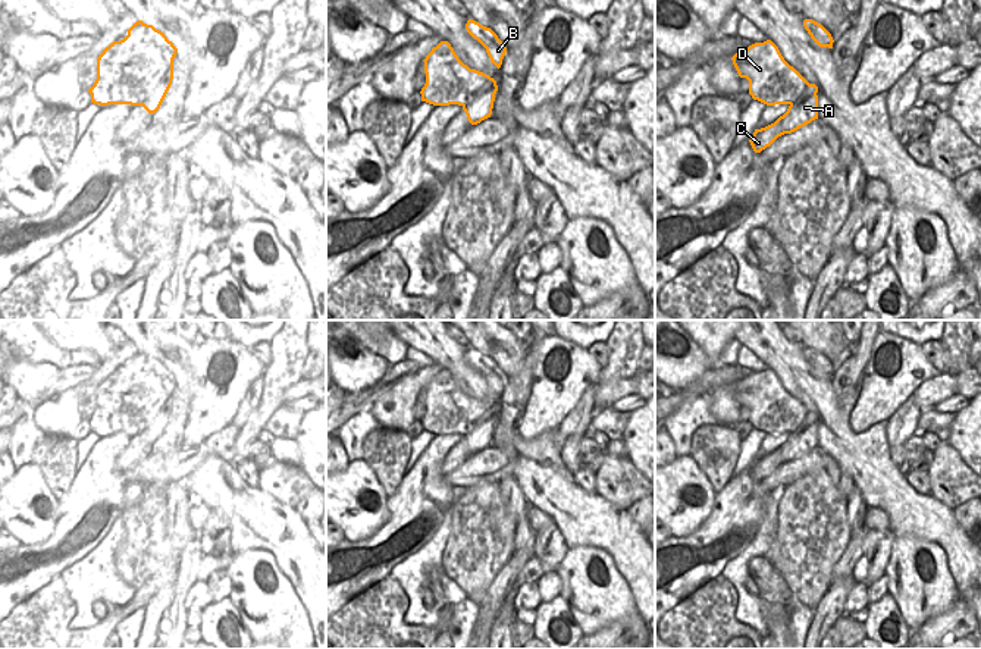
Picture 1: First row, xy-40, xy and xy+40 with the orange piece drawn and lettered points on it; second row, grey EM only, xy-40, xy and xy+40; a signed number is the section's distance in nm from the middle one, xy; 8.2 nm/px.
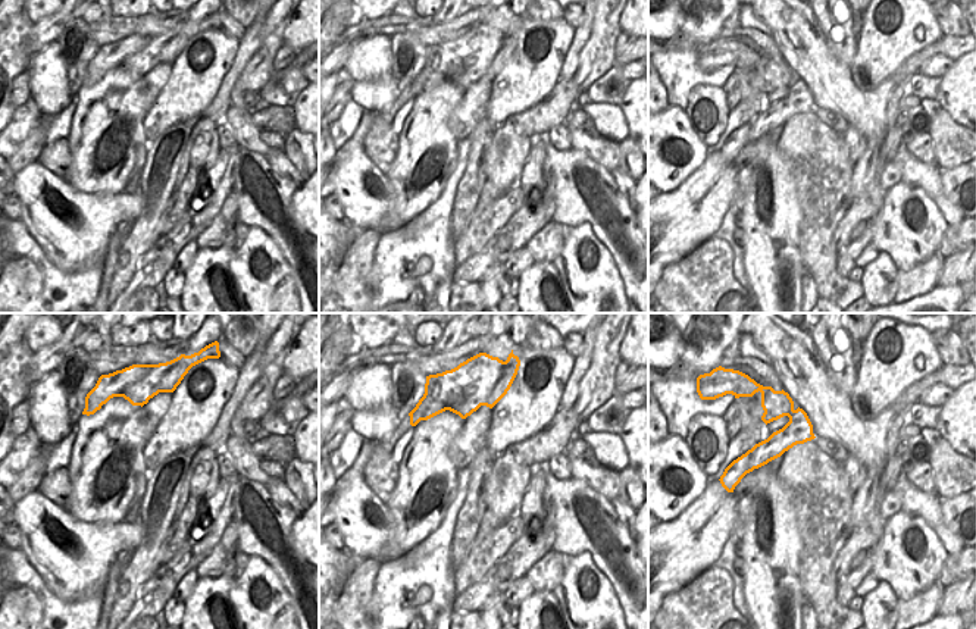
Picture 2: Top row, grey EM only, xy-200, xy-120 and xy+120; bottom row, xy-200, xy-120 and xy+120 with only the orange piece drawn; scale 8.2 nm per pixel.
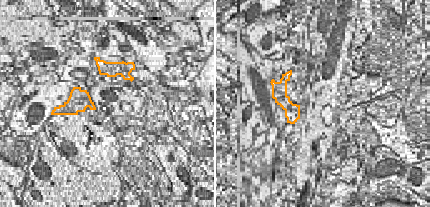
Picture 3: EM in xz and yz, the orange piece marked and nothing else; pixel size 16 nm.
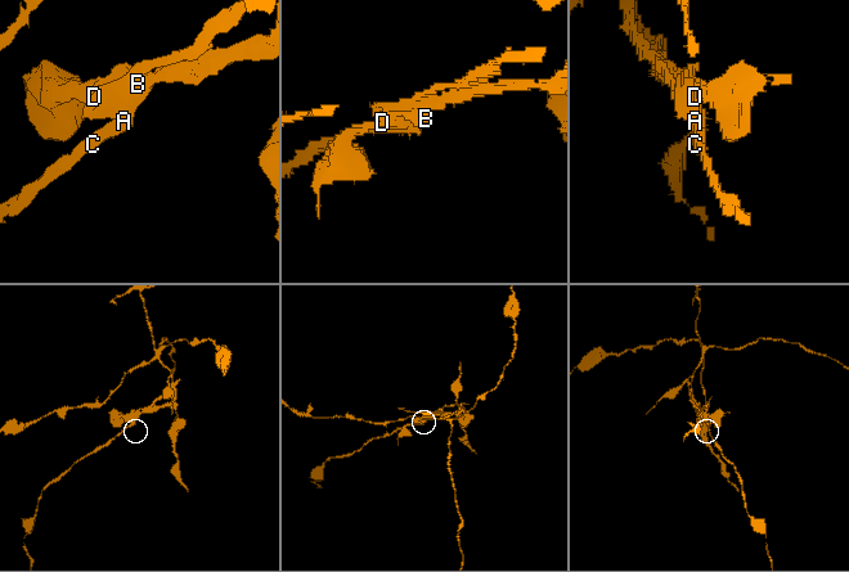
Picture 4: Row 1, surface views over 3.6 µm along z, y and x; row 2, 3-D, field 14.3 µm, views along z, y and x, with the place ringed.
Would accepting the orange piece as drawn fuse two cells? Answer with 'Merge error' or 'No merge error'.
Merge error.

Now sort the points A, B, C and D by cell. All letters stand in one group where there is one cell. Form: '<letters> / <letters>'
A C / B D

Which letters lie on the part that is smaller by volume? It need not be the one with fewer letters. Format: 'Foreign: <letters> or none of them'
Foreign: A, C

